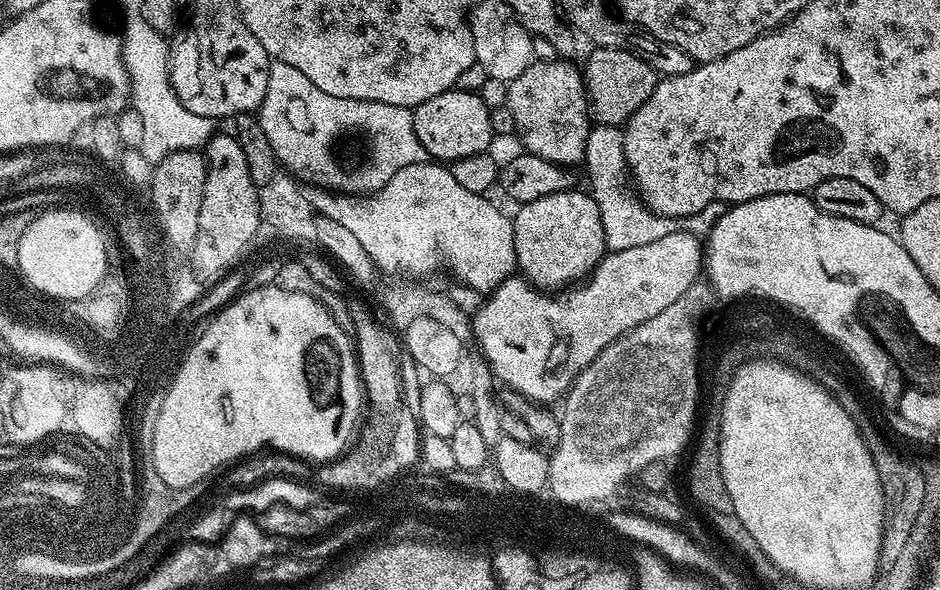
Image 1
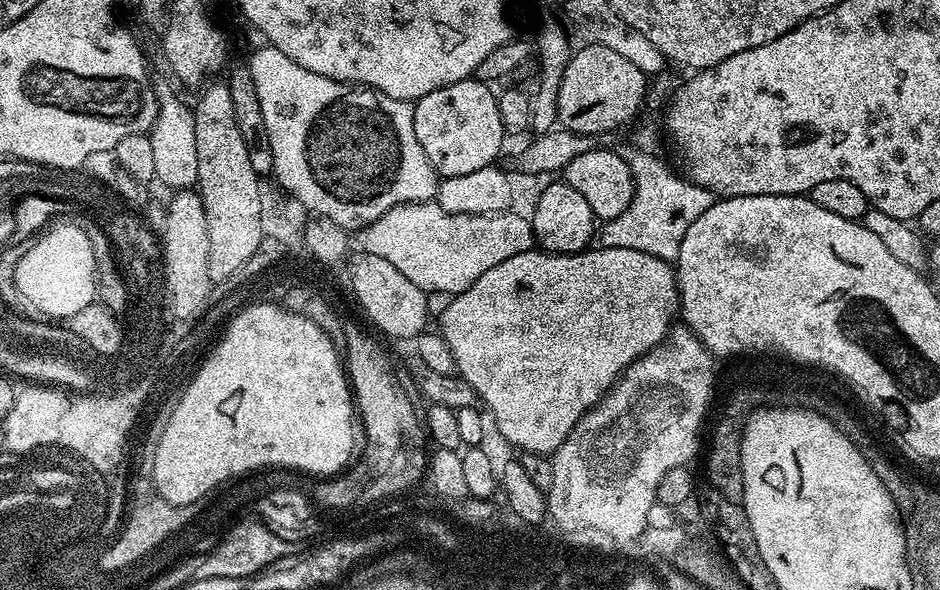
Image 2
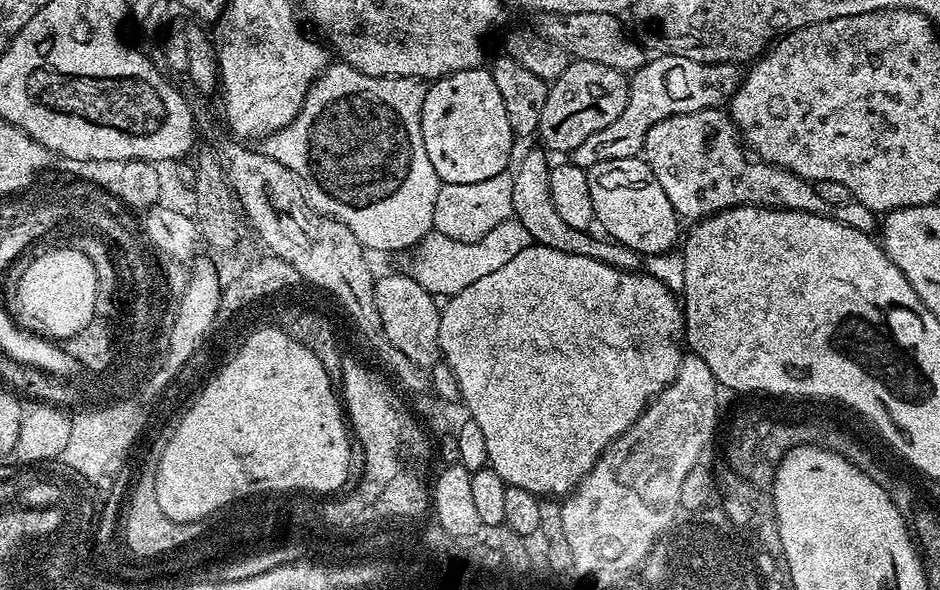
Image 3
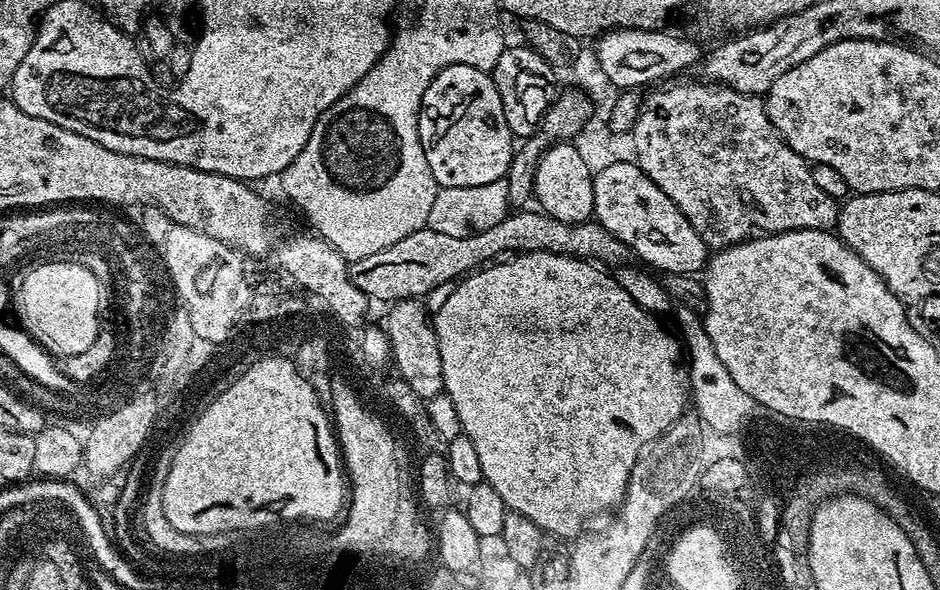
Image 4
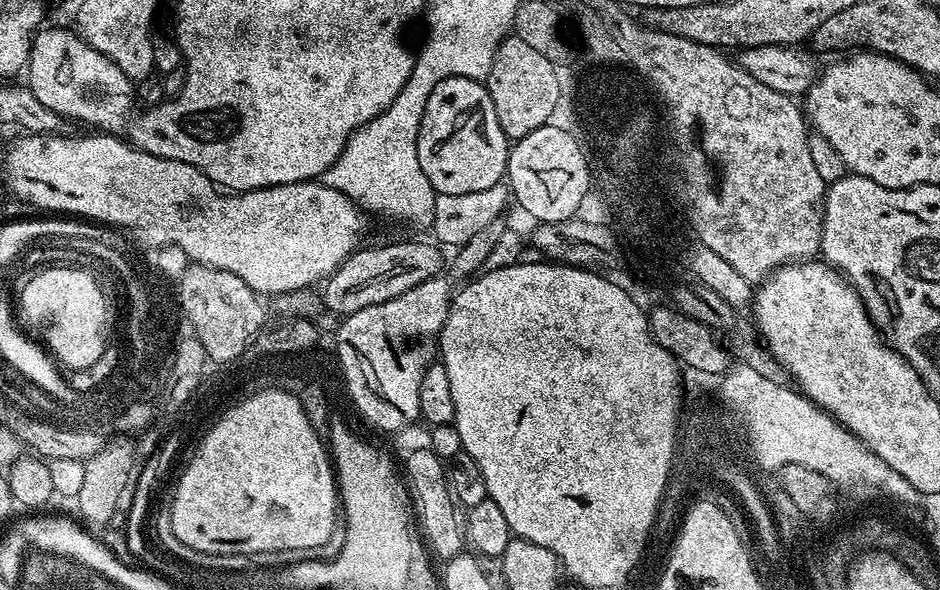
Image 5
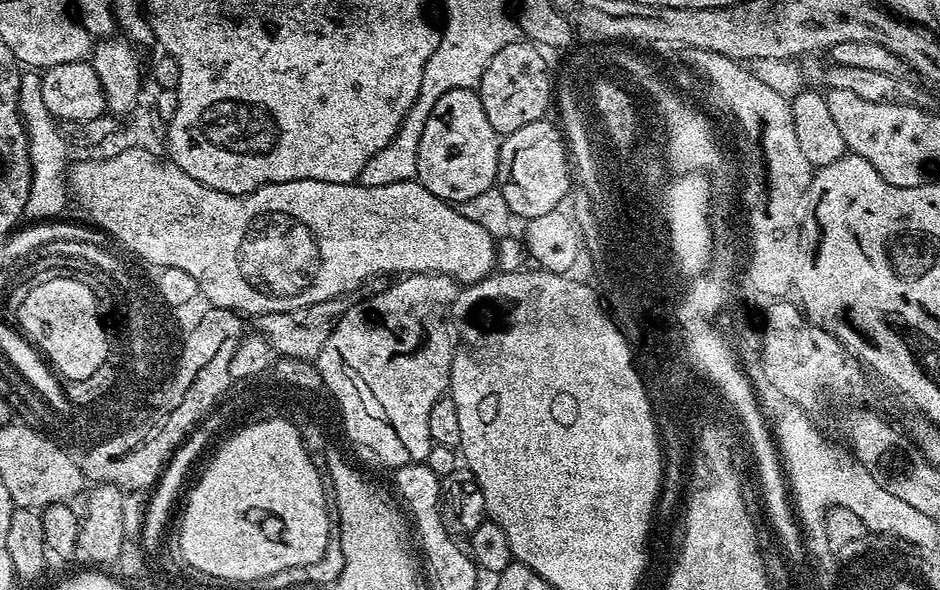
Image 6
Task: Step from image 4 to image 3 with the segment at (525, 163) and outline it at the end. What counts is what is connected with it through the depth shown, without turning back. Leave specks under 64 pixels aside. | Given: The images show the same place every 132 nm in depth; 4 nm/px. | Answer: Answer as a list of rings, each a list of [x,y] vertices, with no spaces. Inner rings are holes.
[[[585,60],[569,61],[566,70],[549,85],[537,128],[539,143],[551,153],[571,153],[592,133],[610,126],[622,114],[628,101],[629,83],[625,73],[613,67]]]

